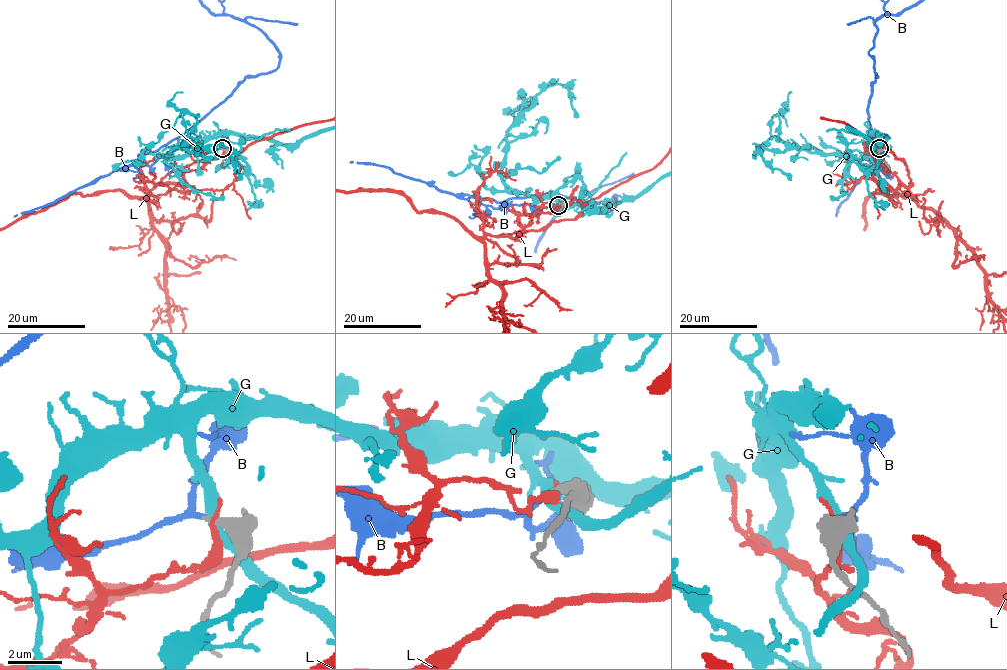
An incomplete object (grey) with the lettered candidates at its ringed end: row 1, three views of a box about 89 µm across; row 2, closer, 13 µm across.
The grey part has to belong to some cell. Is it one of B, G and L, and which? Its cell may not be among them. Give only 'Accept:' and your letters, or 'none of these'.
Accept: B

